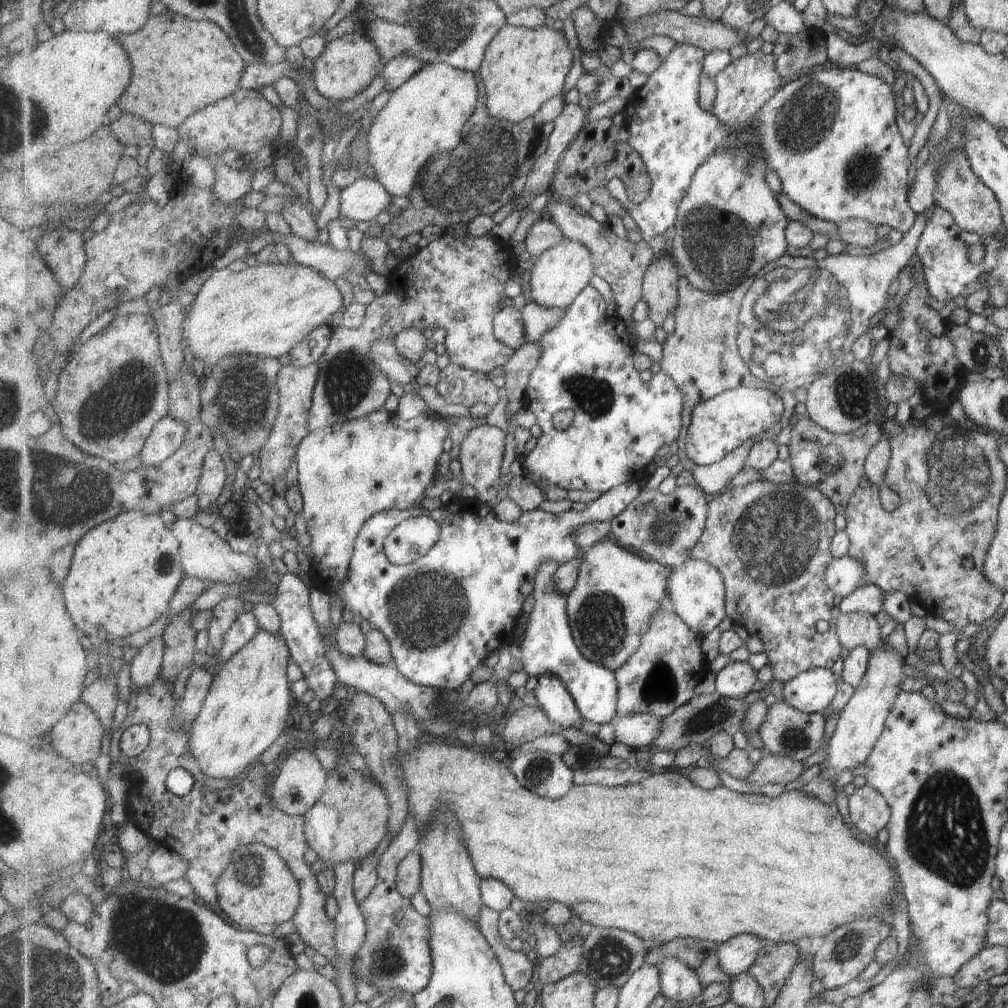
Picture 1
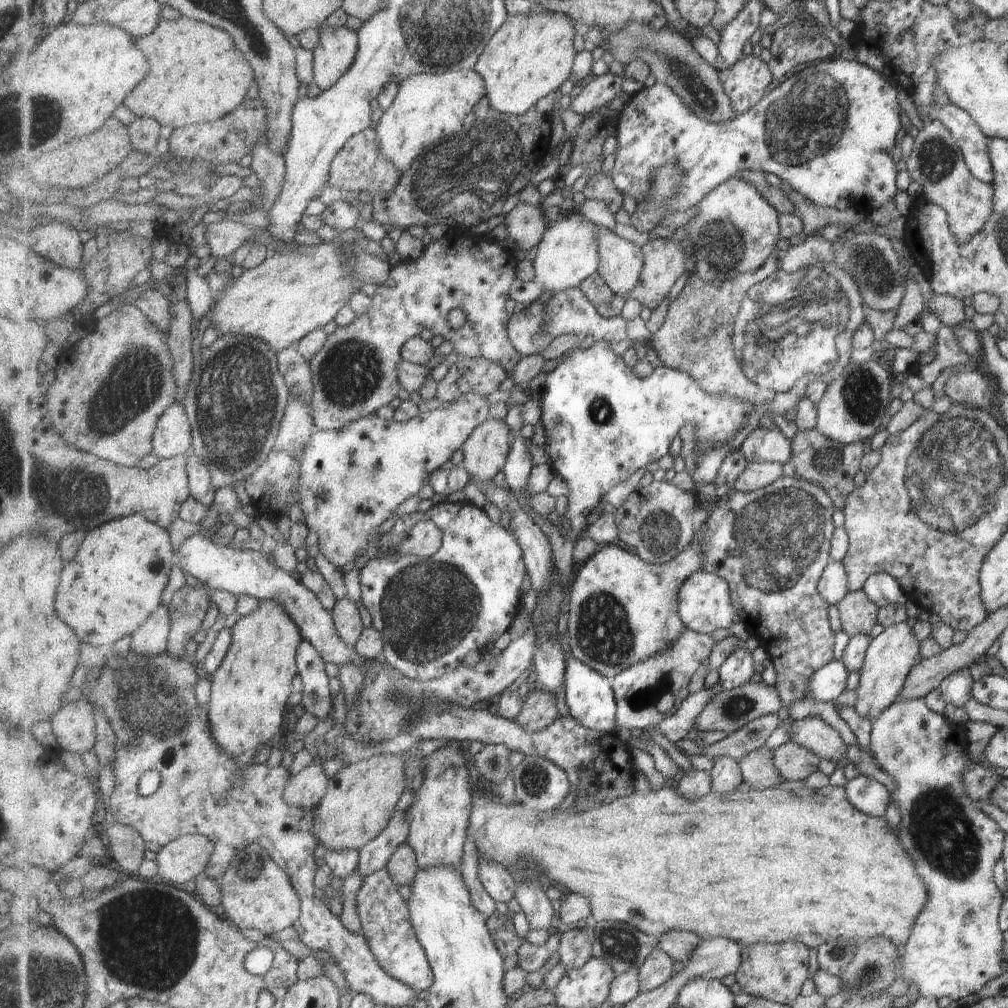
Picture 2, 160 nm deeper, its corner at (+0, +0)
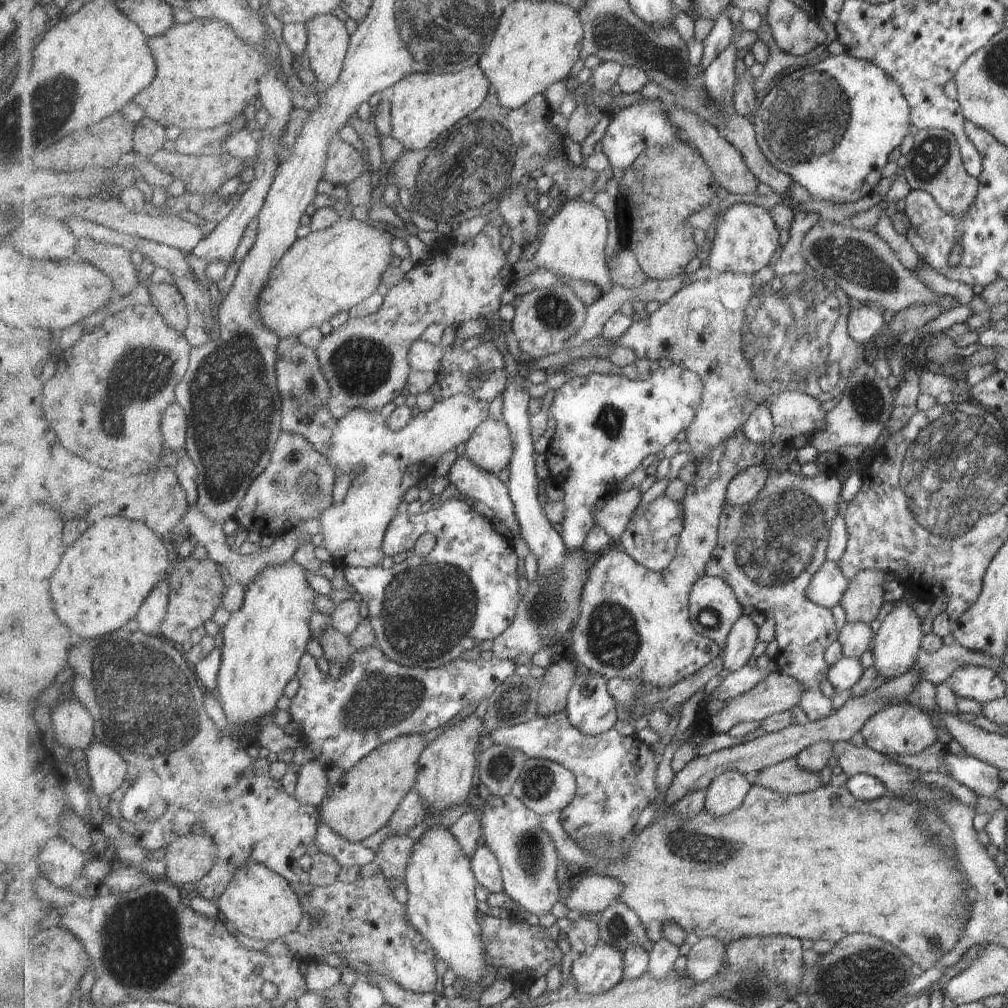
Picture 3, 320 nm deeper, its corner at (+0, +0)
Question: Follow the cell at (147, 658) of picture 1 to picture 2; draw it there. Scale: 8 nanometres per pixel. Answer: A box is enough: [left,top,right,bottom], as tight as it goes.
[131,605,171,657]

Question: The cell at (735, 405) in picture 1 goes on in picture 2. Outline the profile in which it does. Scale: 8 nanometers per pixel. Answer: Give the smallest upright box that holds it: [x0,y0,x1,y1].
[541,341,754,543]

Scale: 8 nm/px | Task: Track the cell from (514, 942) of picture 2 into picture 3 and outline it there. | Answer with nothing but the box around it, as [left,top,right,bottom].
[481,915,563,984]

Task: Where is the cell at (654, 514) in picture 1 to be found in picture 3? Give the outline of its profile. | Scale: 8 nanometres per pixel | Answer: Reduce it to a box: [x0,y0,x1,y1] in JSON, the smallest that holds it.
[618,494,684,571]

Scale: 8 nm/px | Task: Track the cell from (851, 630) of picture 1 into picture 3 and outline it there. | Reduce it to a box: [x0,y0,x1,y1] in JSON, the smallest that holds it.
[838,569,884,625]

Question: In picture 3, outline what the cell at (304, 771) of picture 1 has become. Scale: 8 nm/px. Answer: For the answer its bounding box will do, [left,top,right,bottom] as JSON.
[295,761,329,806]

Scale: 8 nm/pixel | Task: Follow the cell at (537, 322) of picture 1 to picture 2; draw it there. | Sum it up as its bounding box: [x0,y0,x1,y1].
[546,287,628,342]

